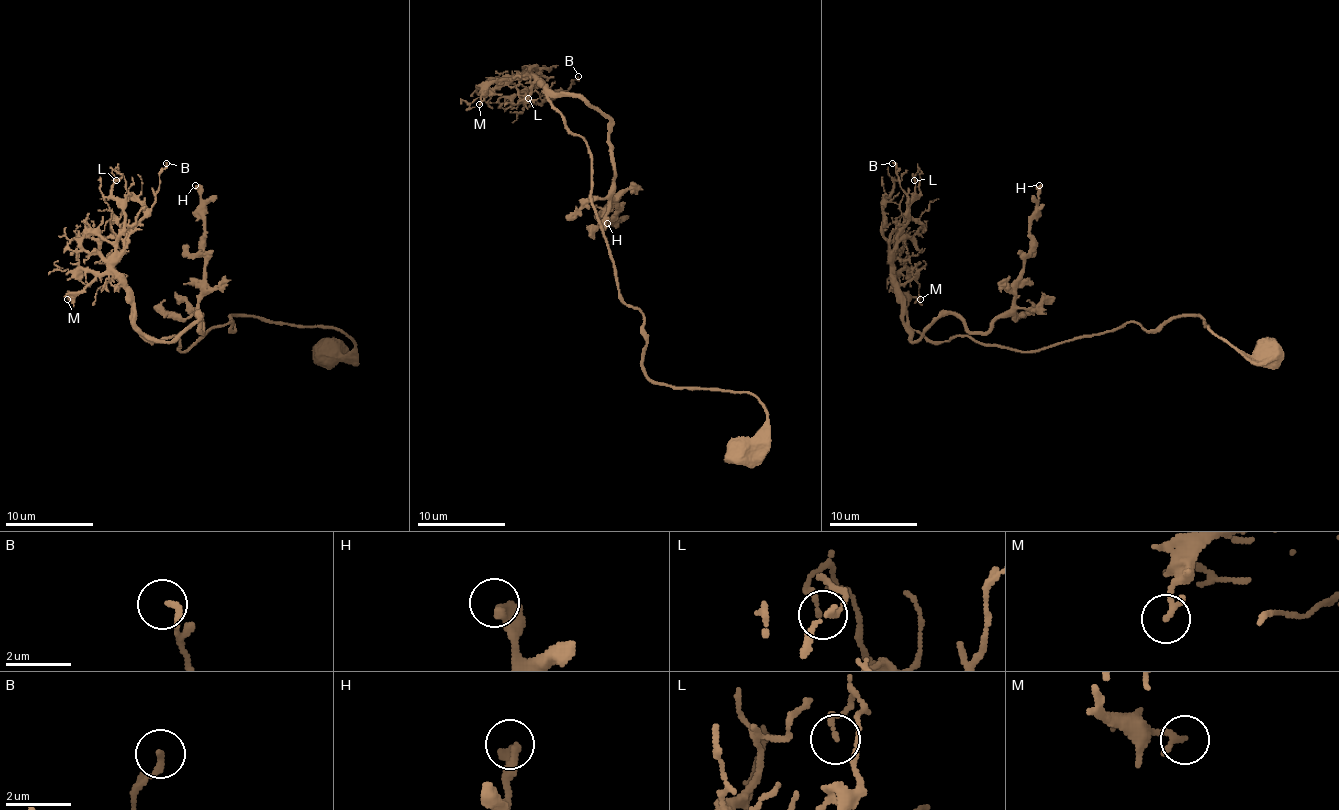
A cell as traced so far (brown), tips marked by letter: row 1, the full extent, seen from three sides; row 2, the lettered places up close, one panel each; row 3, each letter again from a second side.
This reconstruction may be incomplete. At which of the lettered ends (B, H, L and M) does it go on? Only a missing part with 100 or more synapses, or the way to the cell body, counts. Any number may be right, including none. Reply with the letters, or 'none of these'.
none of these

